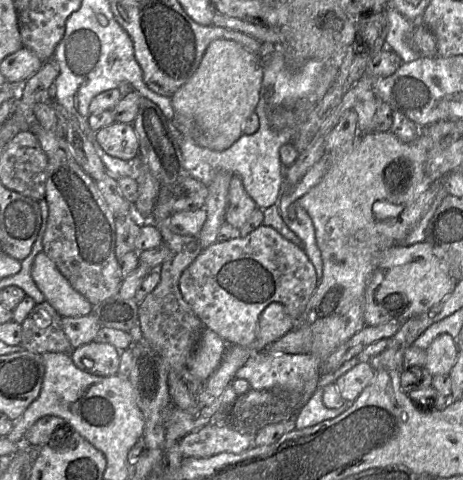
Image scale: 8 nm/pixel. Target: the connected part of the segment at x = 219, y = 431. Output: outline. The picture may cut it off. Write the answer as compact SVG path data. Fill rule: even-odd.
M212 422L190 432L179 441L184 457L203 458L219 453L241 453L254 445L254 435L244 434L227 425Z

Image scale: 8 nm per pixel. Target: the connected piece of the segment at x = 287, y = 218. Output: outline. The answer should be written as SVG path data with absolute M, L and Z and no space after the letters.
M328 155L315 163L304 177L294 186L286 186L278 200L280 215L285 224L300 238L302 248L314 265L318 281L322 278L323 261L316 243L315 228L300 199L317 185L330 165Z

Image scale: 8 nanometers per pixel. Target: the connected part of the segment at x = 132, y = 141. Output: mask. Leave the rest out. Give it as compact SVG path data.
M114 122L100 129L96 140L112 157L129 162L138 157L139 140L132 124Z

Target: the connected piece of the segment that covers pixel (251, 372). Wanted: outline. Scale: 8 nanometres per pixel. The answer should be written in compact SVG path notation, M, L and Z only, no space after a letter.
M262 351L251 354L247 362L237 370L235 378L249 382L253 390L281 388L304 397L304 404L315 392L320 379L320 359L312 354L271 353Z

